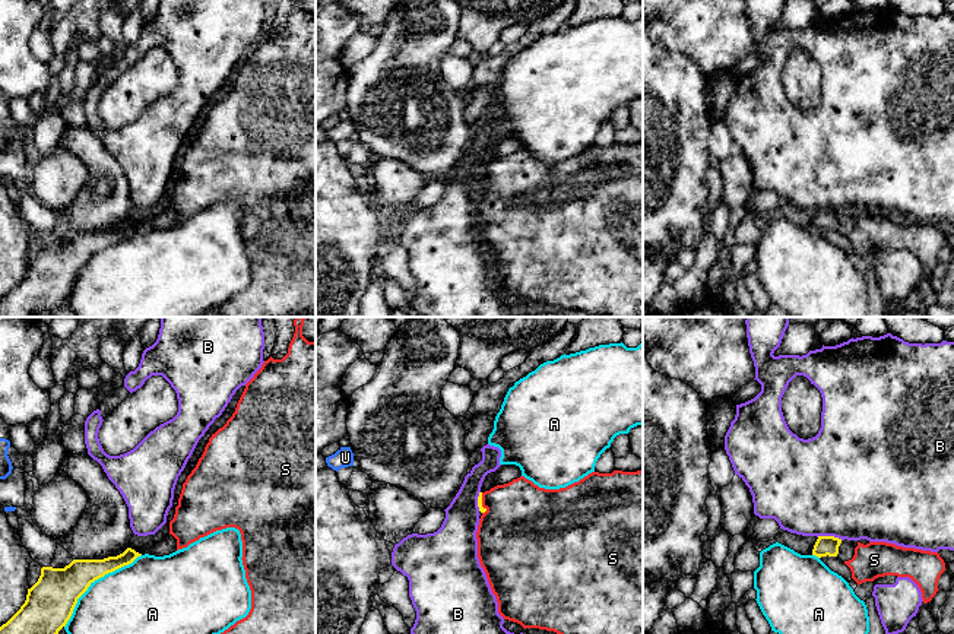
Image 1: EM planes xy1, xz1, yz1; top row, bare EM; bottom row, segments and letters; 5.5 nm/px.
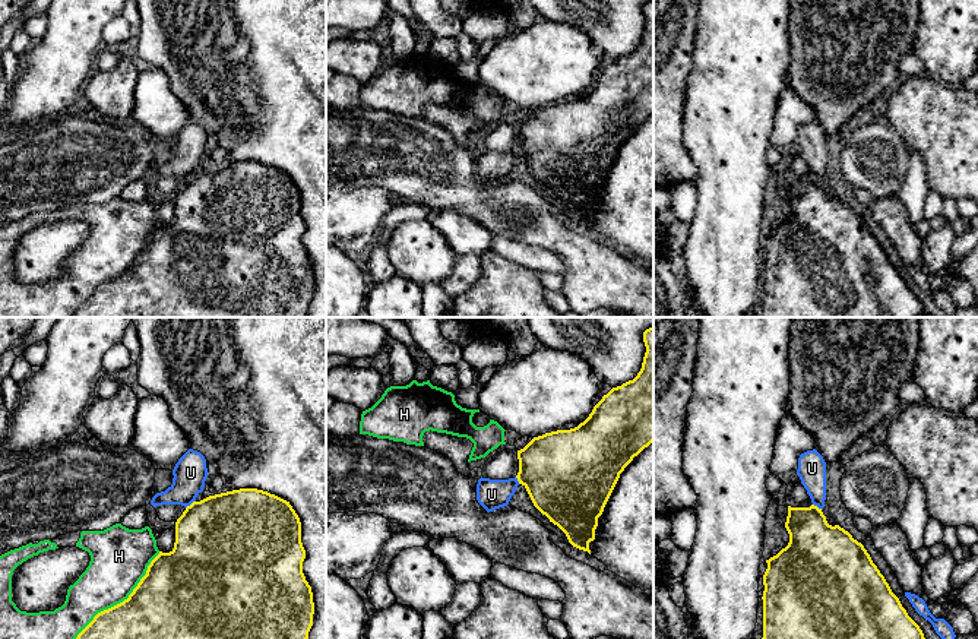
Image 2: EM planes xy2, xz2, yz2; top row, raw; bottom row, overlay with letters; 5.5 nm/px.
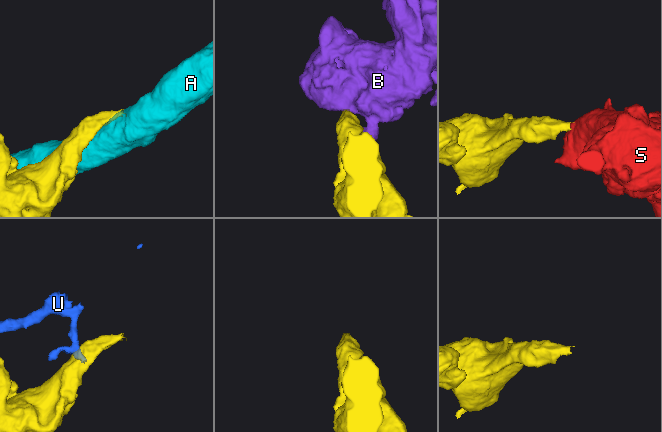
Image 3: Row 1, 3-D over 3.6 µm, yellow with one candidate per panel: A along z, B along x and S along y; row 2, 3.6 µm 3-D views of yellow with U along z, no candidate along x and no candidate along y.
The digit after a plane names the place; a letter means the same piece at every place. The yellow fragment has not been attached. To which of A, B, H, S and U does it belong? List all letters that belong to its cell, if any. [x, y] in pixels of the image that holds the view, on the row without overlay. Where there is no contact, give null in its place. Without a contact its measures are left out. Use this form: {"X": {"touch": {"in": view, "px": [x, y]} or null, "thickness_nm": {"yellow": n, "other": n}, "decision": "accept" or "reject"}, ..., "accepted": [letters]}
{"A": {"touch": {"in": "xy1", "px": [94, 253]}, "thickness_nm": {"yellow": 260, "other": 480}, "decision": "reject"}, "B": {"touch": {"in": "yz1", "px": [830, 209]}, "thickness_nm": {"yellow": 110, "other": 500}, "decision": "reject"}, "H": {"touch": {"in": "xy2", "px": [120, 275]}, "thickness_nm": {"yellow": 500, "other": 320}, "decision": "reject"}, "S": {"touch": {"in": "xz1", "px": [481, 176]}, "thickness_nm": {"yellow": 30, "other": 420}, "decision": "accept"}, "U": {"touch": {"in": "xy2", "px": [192, 176]}, "thickness_nm": {"yellow": 480, "other": 190}, "decision": "reject"}, "accepted": ["S"]}

